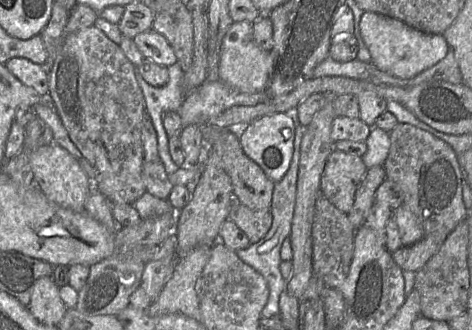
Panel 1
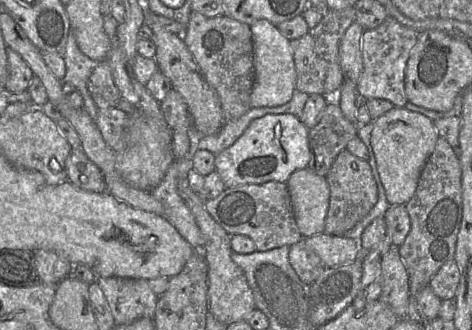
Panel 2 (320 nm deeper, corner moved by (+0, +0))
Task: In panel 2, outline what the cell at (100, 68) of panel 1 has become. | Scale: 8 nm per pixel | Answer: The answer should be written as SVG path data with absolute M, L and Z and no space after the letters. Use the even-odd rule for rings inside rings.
M107 59L102 60L91 73L88 89L98 109L115 107L122 98Z

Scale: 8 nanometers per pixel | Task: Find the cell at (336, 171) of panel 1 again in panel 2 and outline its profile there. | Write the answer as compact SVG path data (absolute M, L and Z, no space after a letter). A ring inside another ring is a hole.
M348 150L339 153L325 178L329 186L330 199L324 233L344 236L362 221L377 203L377 183L370 164Z

